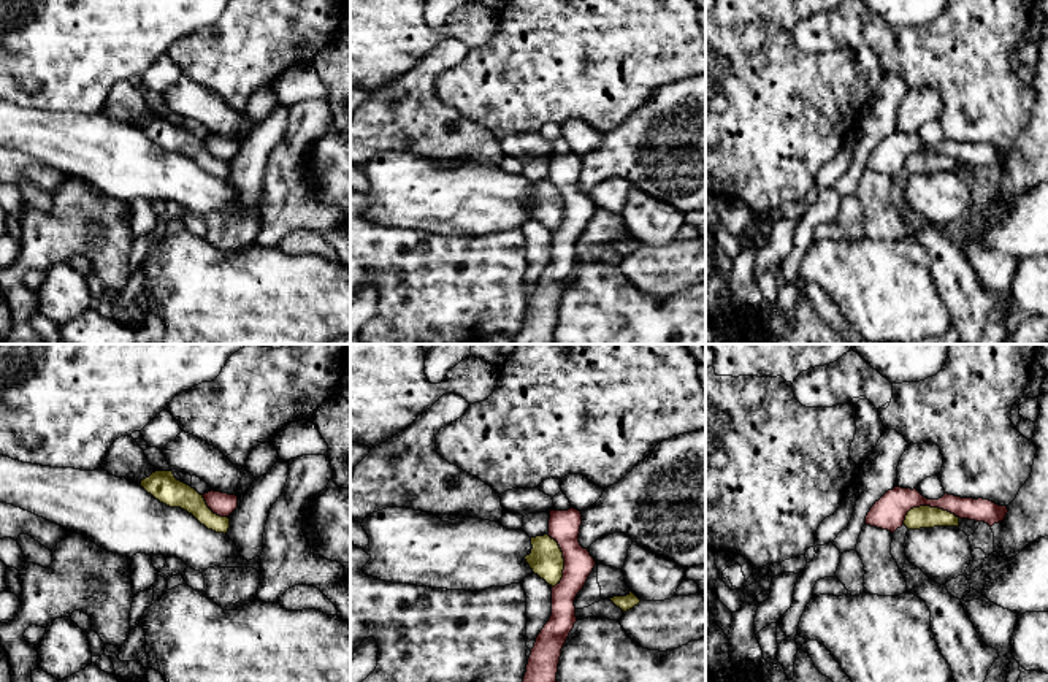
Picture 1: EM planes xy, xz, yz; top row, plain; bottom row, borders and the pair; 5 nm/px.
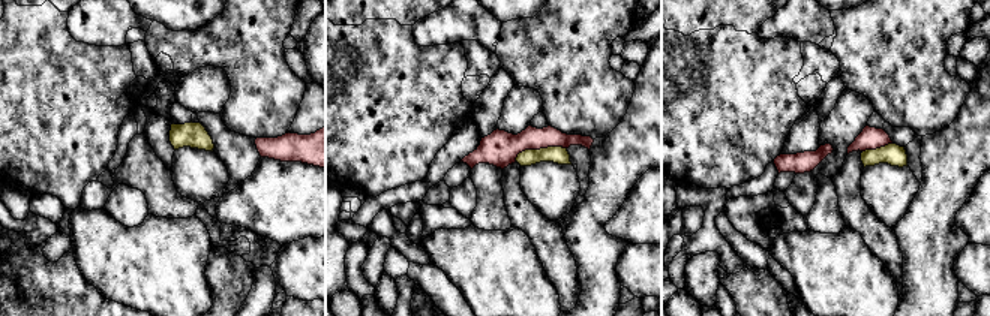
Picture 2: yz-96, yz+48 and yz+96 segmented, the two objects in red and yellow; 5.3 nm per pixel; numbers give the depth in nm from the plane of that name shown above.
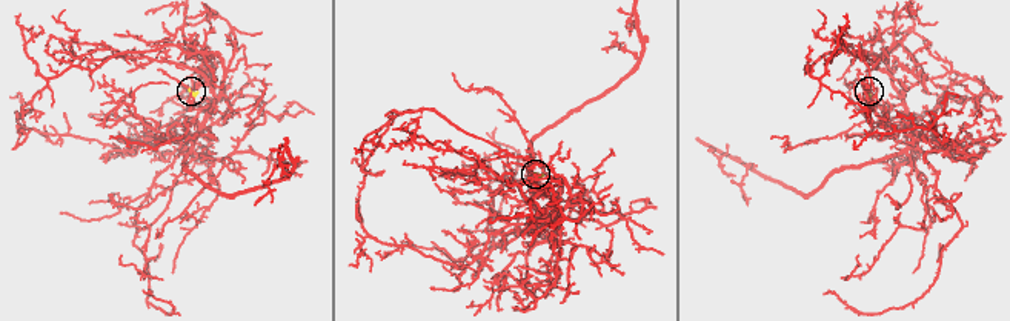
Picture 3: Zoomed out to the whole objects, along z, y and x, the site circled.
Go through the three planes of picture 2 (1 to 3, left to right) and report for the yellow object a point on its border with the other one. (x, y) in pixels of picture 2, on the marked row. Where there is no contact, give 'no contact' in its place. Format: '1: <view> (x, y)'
1: no contact
2: yz+48 (539, 149)
3: yz+96 (876, 147)

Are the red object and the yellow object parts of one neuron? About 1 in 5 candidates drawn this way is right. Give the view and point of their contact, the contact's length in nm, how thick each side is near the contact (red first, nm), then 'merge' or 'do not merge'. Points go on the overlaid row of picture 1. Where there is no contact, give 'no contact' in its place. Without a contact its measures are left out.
yz (928, 505) | 300 nm | 170/110 nm | do not merge

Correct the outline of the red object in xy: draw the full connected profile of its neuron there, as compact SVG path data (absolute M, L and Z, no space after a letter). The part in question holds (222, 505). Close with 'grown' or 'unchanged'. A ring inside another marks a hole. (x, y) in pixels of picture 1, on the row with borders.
M211 490L205 493L203 498L208 508L220 517L228 517L238 508L236 495L228 495L228 493Z; unchanged

